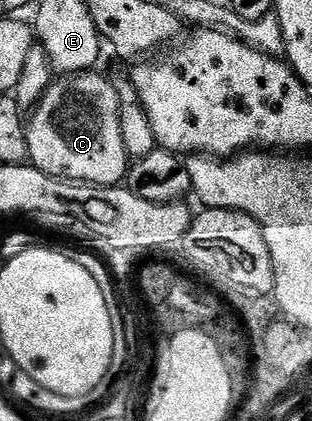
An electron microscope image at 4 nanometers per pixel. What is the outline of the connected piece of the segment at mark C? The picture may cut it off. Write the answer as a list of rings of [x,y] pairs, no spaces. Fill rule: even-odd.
[[[91,70],[89,72],[66,74],[61,78],[55,79],[50,87],[47,88],[45,94],[42,95],[42,100],[38,103],[37,108],[29,113],[26,133],[28,134],[28,150],[30,151],[28,157],[29,163],[33,164],[35,168],[39,168],[44,174],[56,176],[59,180],[80,180],[83,184],[109,184],[111,186],[118,186],[125,181],[128,171],[128,155],[125,150],[124,135],[121,133],[120,102],[118,101],[116,90],[113,89],[109,75],[103,74],[101,76],[98,70]]]

